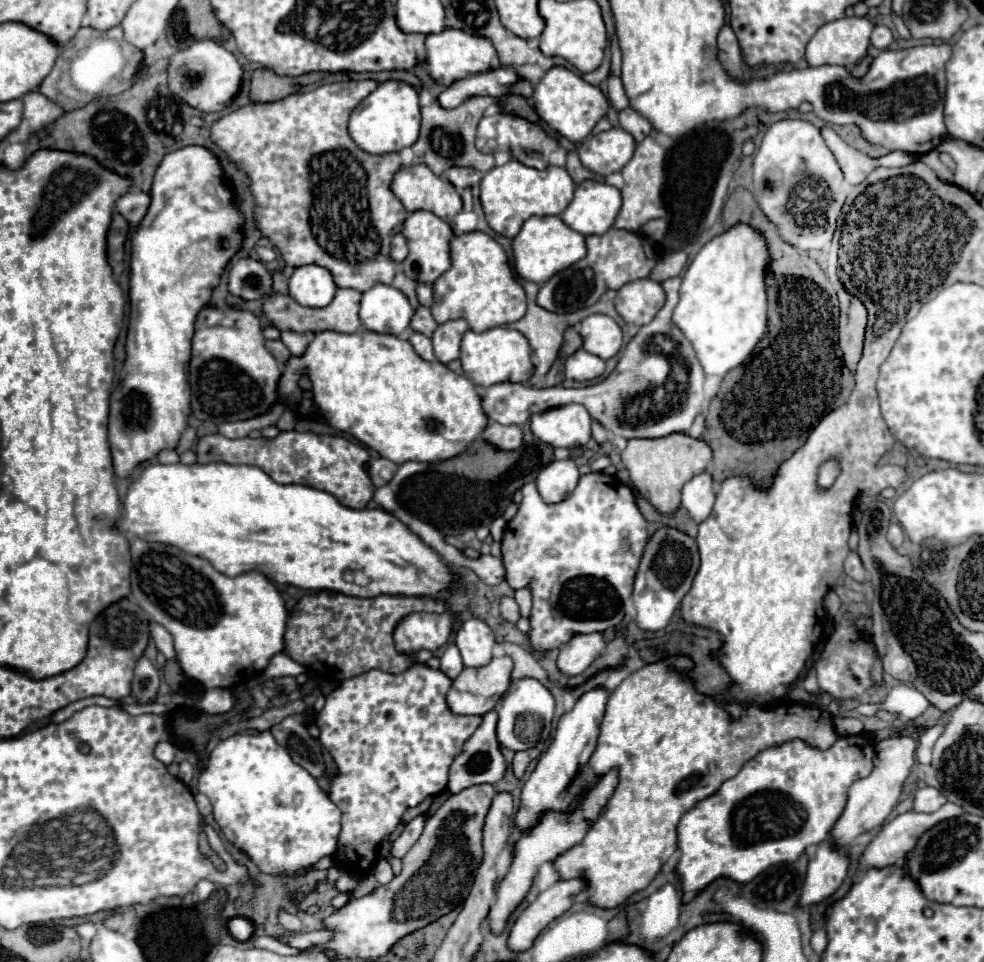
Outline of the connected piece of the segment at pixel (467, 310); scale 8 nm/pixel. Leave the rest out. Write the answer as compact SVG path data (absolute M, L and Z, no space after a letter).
M469 232L451 240L451 268L433 282L431 312L437 324L453 318L467 320L473 332L511 324L525 316L525 292L517 284L505 250L483 232Z

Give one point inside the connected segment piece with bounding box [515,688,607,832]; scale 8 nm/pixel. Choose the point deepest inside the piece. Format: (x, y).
(576, 735)

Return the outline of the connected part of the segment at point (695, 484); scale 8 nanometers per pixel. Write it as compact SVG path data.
M707 472L695 476L685 484L681 508L685 508L697 524L701 524L711 514L713 502L715 502L715 484Z

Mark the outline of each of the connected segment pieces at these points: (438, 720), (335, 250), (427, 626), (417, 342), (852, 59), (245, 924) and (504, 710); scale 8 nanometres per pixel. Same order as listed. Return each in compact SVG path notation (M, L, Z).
M425 664L411 666L403 674L387 674L383 670L369 670L345 680L327 696L323 710L317 714L321 730L319 742L331 754L337 774L331 778L329 798L343 812L343 830L337 840L335 862L347 872L367 874L377 860L377 848L399 824L403 812L421 804L427 796L435 796L447 786L447 772L453 758L461 752L463 742L481 724L479 716L457 716L447 708L445 696L451 680Z
M375 80L323 84L311 92L291 94L277 102L241 106L211 124L211 142L249 176L257 228L281 252L283 260L289 266L323 266L331 272L337 288L355 288L359 292L365 292L379 282L391 284L397 264L389 256L389 246L409 216L389 188L391 178L401 168L399 154L367 154L357 148L347 134L349 114L375 88Z
M445 610L443 614L429 612L413 612L399 620L393 630L395 648L401 654L417 654L419 650L435 652L441 648L451 634L451 614Z
M411 332L411 336L407 338L411 342L411 346L415 348L415 352L423 358L423 360L435 360L433 356L433 348L431 348L431 340L427 336L421 336L419 332Z
M841 18L829 22L817 30L817 34L807 44L809 66L839 64L845 68L855 66L869 48L869 36L875 24L869 18Z
M231 918L227 928L229 928L231 936L241 940L241 942L245 942L245 940L249 940L253 936L253 924L249 920L245 920L245 918Z
M523 678L523 680L511 682L505 696L501 696L501 700L495 704L495 712L499 716L497 740L501 742L501 746L515 750L515 752L529 750L549 738L551 720L553 720L553 712L555 712L555 700L553 700L551 692L541 682Z

